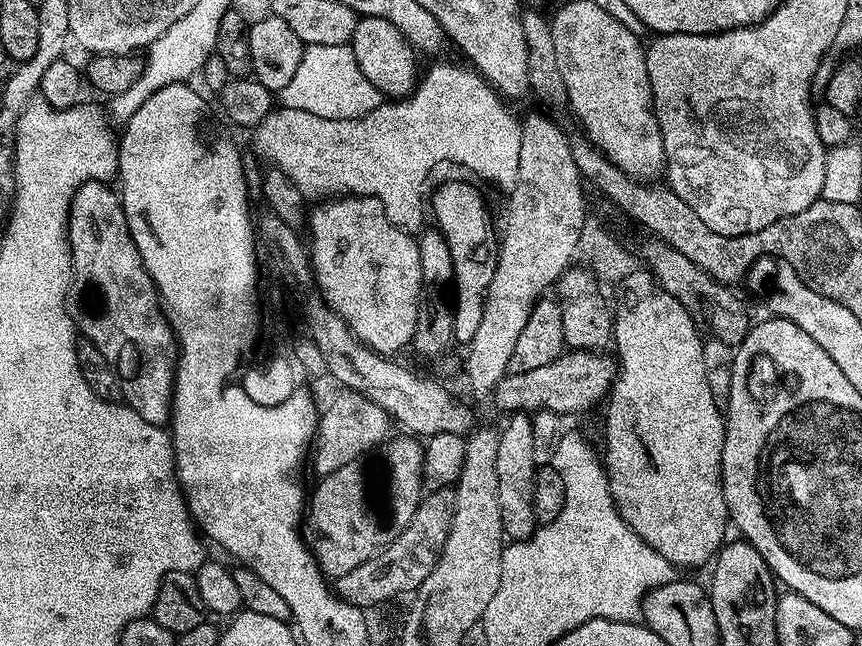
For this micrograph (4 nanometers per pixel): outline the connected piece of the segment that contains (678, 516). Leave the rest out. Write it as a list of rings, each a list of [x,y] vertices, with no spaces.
[[[635,270],[627,274],[626,278],[617,285],[614,293],[614,307],[612,314],[612,340],[614,348],[616,344],[615,359],[618,361],[616,380],[612,384],[612,390],[606,397],[608,413],[604,416],[604,452],[602,448],[602,463],[608,474],[608,489],[616,503],[616,509],[627,524],[640,535],[640,539],[646,541],[666,562],[675,564],[677,569],[696,568],[713,559],[720,552],[725,543],[724,531],[730,528],[730,517],[726,498],[724,497],[724,479],[722,478],[722,450],[724,449],[724,430],[726,427],[725,417],[721,407],[710,390],[710,382],[706,382],[706,366],[702,362],[702,339],[701,329],[690,318],[690,314],[666,290],[656,282],[655,276],[647,270]]]

